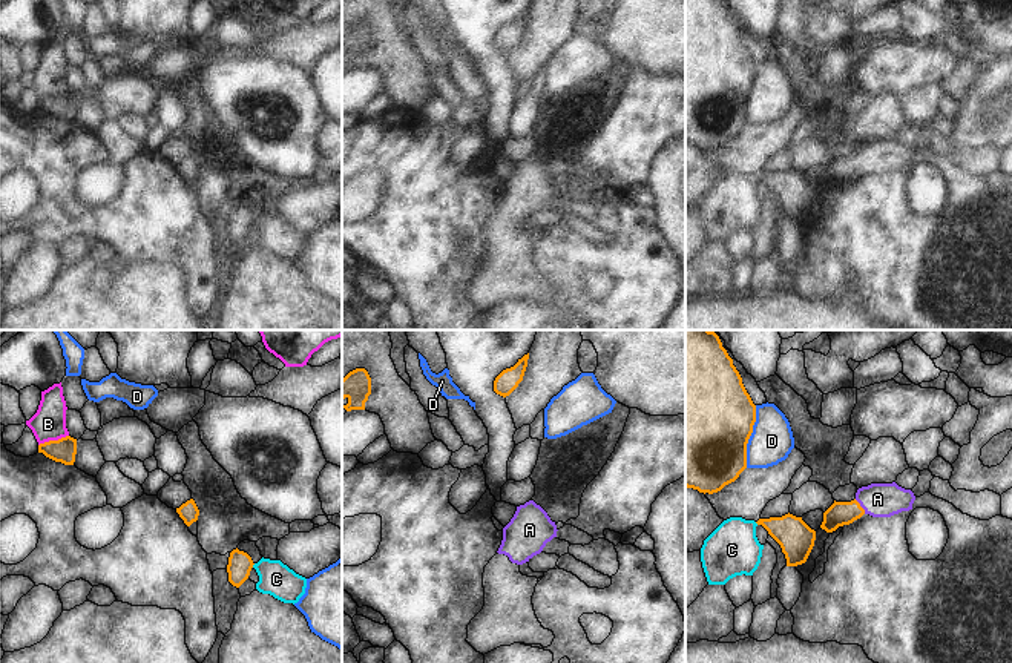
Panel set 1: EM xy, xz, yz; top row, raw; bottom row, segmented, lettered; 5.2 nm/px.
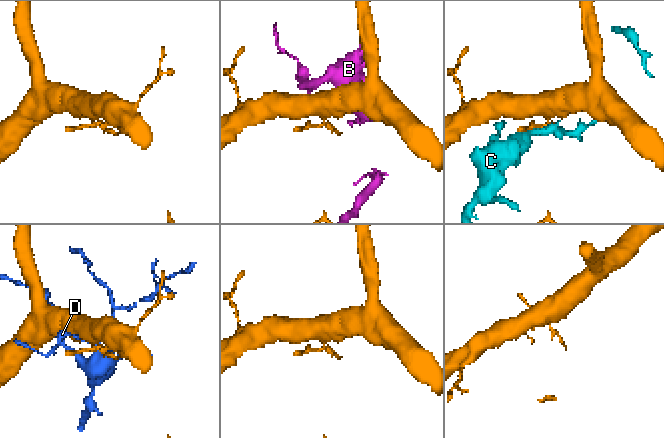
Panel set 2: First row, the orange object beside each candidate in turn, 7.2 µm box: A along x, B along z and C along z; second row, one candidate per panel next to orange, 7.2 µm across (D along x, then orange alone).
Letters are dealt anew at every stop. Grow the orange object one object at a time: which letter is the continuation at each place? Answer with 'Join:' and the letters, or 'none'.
Join: A

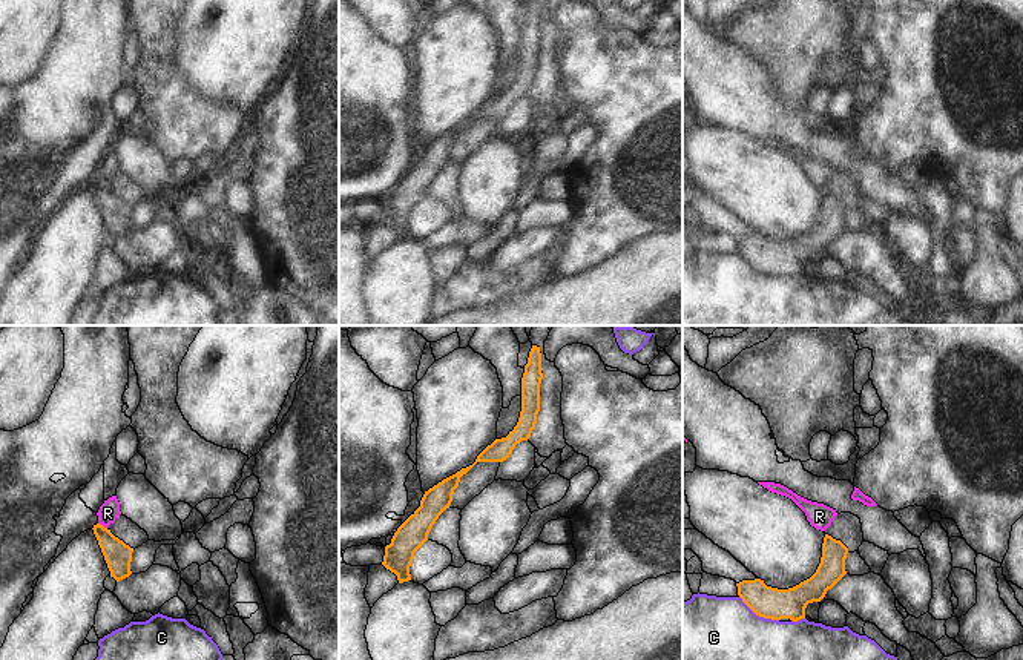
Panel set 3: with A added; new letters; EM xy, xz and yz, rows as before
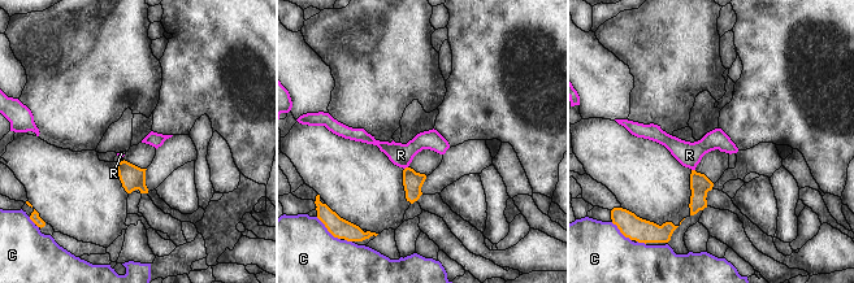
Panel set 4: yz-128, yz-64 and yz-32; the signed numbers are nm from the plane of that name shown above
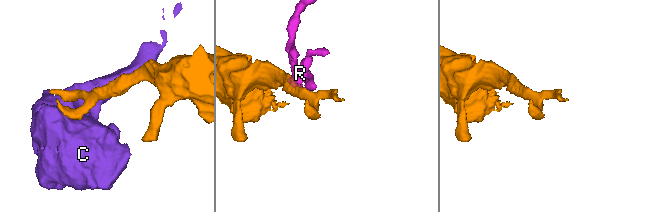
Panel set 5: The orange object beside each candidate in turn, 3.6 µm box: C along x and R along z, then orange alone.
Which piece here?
Join: none

